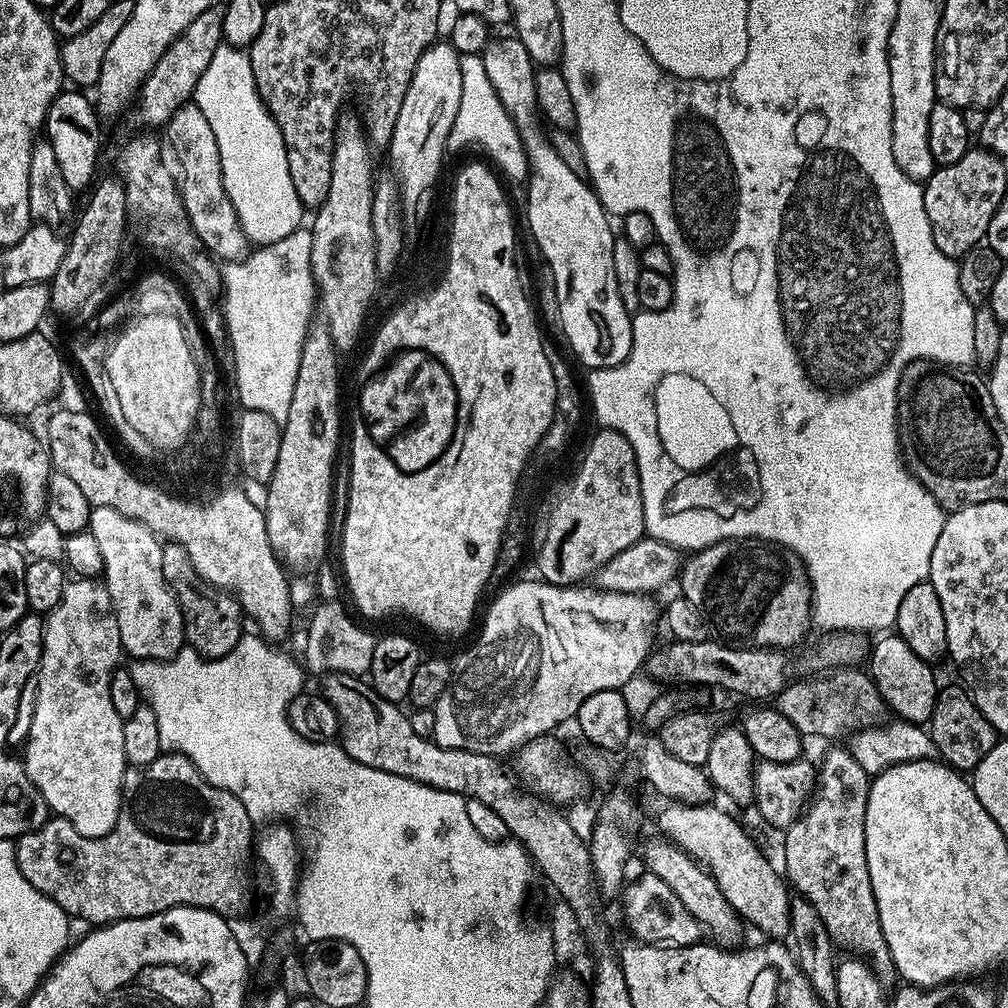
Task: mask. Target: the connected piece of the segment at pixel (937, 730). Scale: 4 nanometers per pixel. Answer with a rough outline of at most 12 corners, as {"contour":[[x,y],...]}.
{"contour":[[941,687],[926,725],[939,759],[971,770],[998,733],[963,687]]}

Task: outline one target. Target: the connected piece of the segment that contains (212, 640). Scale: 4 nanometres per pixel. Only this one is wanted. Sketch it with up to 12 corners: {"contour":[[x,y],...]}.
{"contour":[[180,544],[162,548],[184,638],[217,660],[241,638],[239,600],[194,570]]}

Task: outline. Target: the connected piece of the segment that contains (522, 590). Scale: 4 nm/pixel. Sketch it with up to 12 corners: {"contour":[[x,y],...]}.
{"contour":[[501,587],[434,706],[504,758],[653,651],[651,595]]}

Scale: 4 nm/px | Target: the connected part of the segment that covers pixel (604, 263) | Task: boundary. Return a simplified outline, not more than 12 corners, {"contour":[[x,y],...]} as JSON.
{"contour":[[514,34],[482,55],[528,159],[528,228],[585,369],[632,349],[609,213],[540,129]]}

